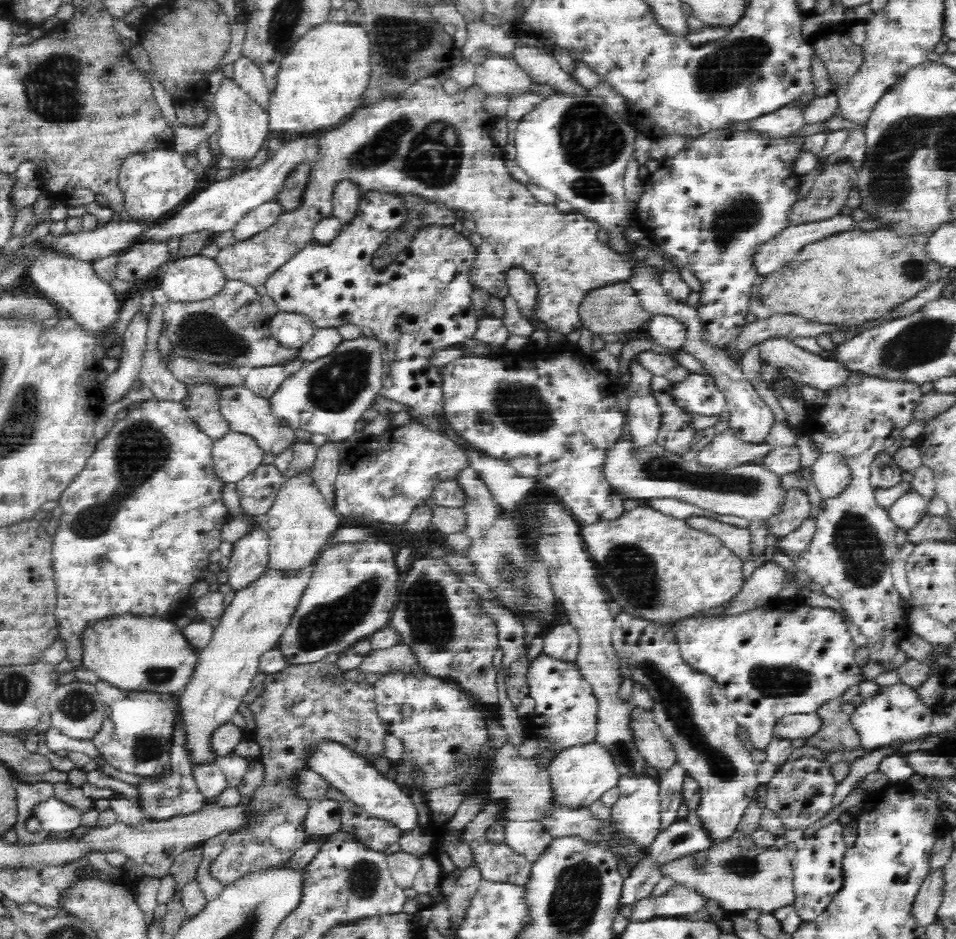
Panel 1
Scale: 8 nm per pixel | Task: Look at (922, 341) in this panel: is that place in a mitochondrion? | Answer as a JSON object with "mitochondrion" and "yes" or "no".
{"mitochondrion":"yes"}

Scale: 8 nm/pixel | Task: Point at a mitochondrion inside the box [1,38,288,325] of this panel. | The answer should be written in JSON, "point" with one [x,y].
{"point":[50,90]}

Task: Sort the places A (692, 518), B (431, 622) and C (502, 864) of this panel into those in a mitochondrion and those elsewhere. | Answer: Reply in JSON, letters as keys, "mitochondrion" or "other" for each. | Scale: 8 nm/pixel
{"A":"other","B":"mitochondrion","C":"other"}

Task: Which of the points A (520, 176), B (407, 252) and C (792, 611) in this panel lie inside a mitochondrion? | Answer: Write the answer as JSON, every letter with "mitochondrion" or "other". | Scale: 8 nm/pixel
{"A":"other","B":"other","C":"other"}

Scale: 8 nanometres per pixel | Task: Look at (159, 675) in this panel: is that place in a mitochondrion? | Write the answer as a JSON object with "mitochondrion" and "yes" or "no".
{"mitochondrion":"yes"}

